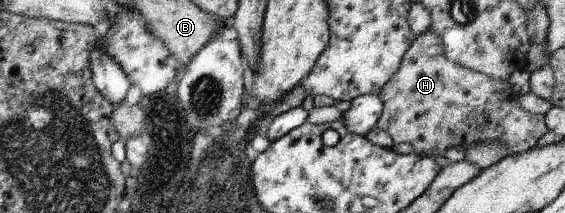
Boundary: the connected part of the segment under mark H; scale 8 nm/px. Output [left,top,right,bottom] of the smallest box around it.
[377,31,549,156]

